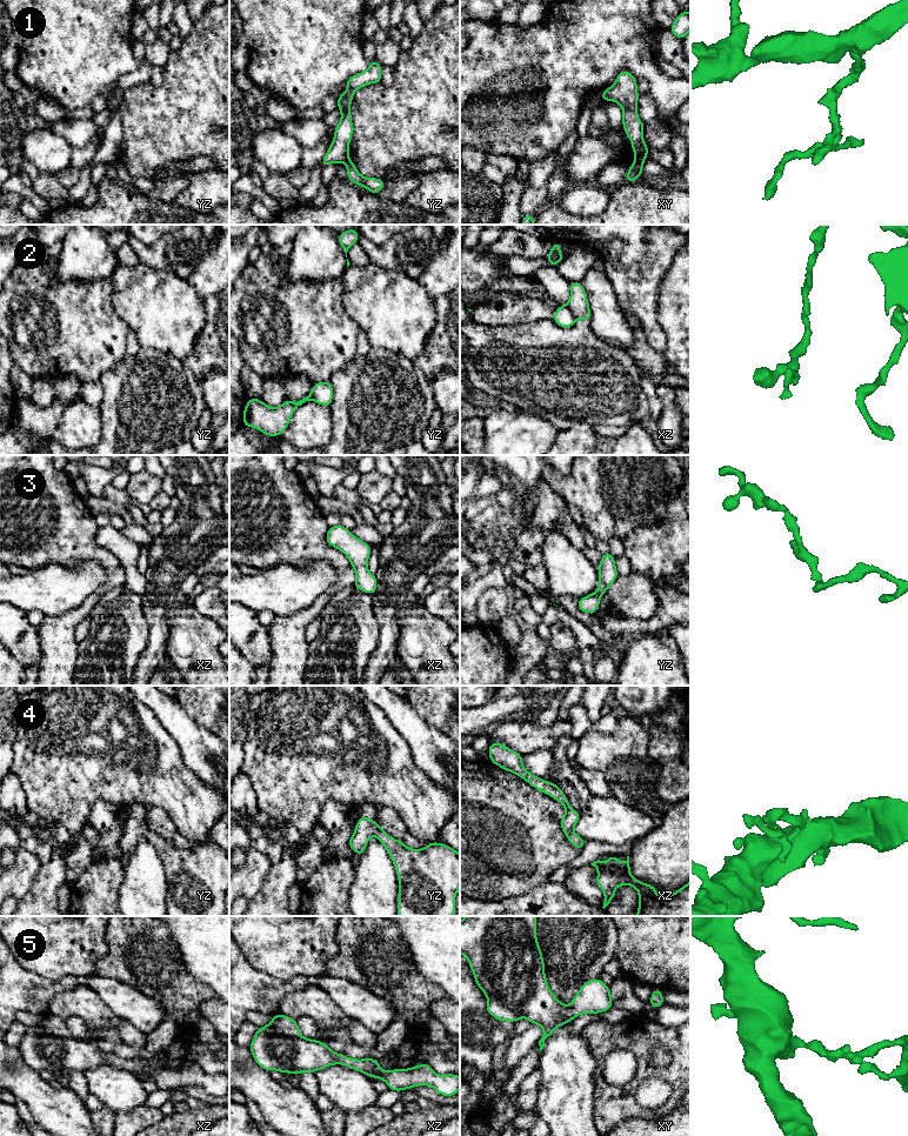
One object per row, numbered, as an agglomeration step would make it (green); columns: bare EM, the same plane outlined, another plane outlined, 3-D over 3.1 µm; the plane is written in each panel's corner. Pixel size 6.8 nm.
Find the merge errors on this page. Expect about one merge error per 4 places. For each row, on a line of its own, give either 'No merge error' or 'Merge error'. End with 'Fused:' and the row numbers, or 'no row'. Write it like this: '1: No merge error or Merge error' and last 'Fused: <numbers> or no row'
1: Merge error
2: Merge error
3: No merge error
4: No merge error
5: No merge error
Fused: 1, 2

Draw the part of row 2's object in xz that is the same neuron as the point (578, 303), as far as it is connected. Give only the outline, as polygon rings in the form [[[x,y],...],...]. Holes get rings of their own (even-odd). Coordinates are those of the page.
[[[570,282],[570,298],[567,303],[574,316],[579,320],[592,320],[586,290],[581,282]]]

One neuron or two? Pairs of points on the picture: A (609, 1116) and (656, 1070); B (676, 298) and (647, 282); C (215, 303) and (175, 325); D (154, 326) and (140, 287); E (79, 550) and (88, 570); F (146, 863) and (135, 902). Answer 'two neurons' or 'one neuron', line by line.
A: one neuron
B: two neurons
C: two neurons
D: one neuron
E: two neurons
F: one neuron

